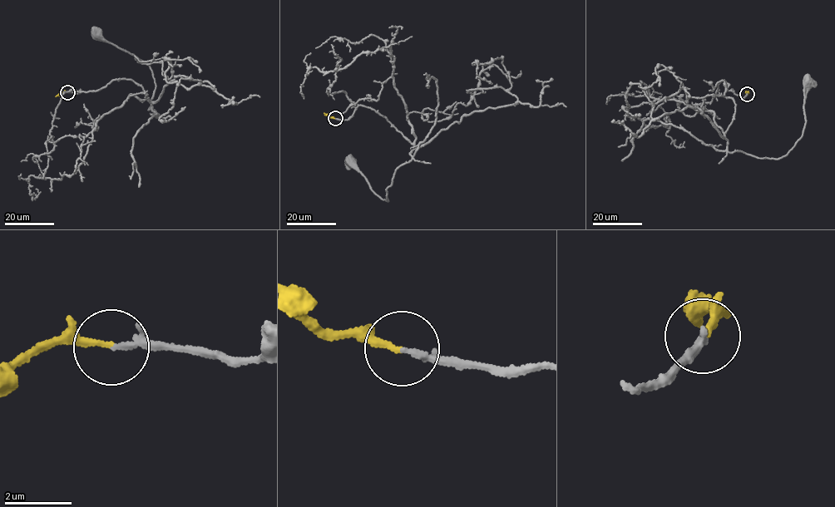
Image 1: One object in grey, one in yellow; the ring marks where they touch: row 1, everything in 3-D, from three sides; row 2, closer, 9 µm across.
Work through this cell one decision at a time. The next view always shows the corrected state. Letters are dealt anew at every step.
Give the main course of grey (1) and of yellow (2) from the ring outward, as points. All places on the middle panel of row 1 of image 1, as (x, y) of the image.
1: (335, 119), (365, 105), (414, 148), (397, 169), (388, 200), (372, 191), (351, 160)
2: (335, 119), (323, 113)

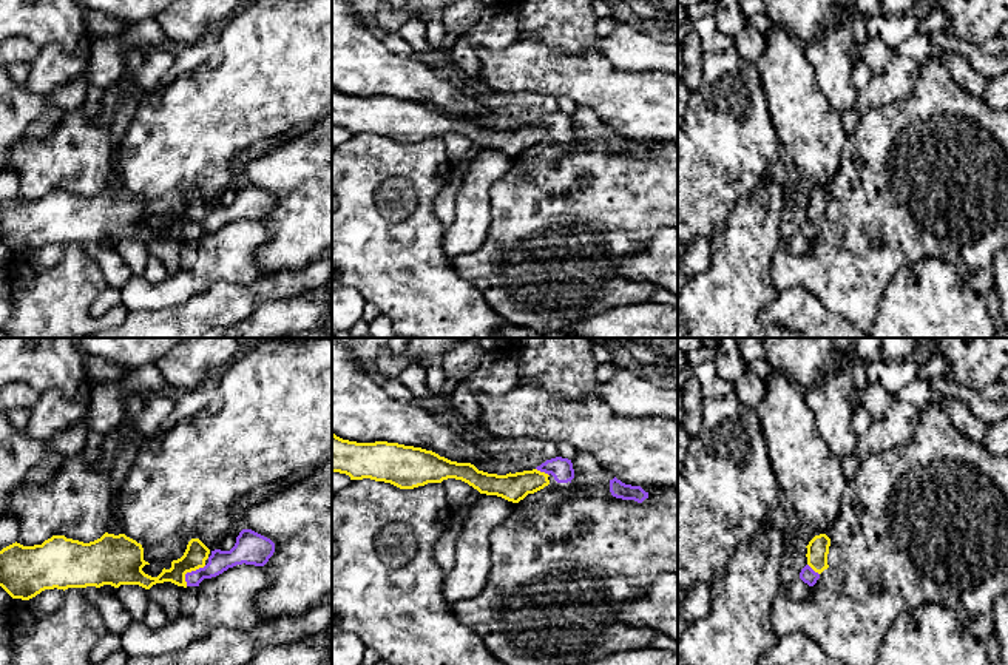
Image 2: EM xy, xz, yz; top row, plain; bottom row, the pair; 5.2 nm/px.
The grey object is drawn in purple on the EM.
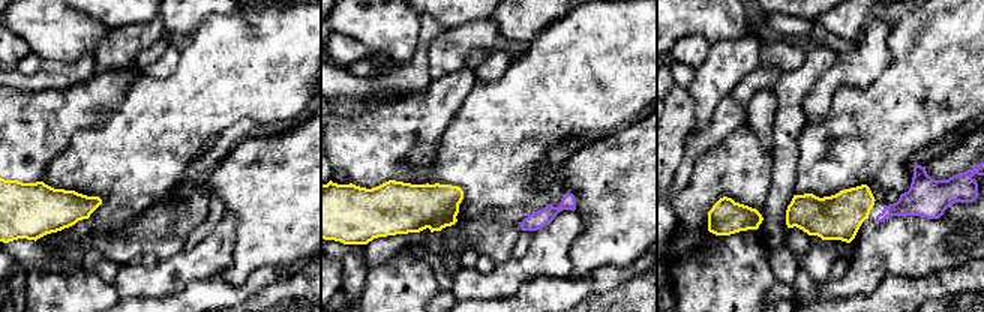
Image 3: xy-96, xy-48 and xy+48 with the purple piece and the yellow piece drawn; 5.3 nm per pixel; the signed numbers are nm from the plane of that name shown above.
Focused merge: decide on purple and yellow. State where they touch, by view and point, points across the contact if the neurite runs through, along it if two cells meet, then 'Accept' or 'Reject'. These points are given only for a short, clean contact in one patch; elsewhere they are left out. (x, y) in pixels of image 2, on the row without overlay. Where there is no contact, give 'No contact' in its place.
Touches purple at xy (192, 226). Path across: xy (219, 215), (207, 226), (192, 226), (196, 207). Accept

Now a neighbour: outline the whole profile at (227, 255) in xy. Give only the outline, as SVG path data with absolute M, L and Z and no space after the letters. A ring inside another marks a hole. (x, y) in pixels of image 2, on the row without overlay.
M245 218L204 233L190 268L159 284L150 284L144 275L131 275L120 289L122 305L128 312L159 310L181 305L218 282L250 285L266 275L255 264L255 253L269 239L270 230L262 221Z

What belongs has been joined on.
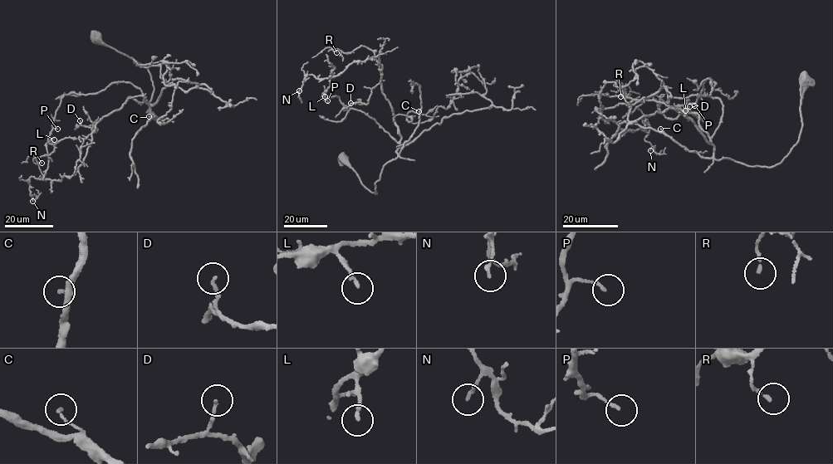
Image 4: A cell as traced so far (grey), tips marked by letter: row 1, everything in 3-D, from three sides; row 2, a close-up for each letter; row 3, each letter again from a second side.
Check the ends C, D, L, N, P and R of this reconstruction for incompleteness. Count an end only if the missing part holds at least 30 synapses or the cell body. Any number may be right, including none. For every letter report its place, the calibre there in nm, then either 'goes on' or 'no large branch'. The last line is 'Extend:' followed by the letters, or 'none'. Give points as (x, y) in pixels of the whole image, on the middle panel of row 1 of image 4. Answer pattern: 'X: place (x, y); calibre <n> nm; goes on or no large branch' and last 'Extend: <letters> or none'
C: place (418, 111); calibre 120 nm; no large branch
D: place (350, 103); calibre 140 nm; no large branch
L: place (325, 96); calibre 160 nm; goes on
N: place (299, 90); calibre 130 nm; no large branch
P: place (327, 100); calibre 130 nm; no large branch
R: place (336, 52); calibre 130 nm; no large branch
Extend: L

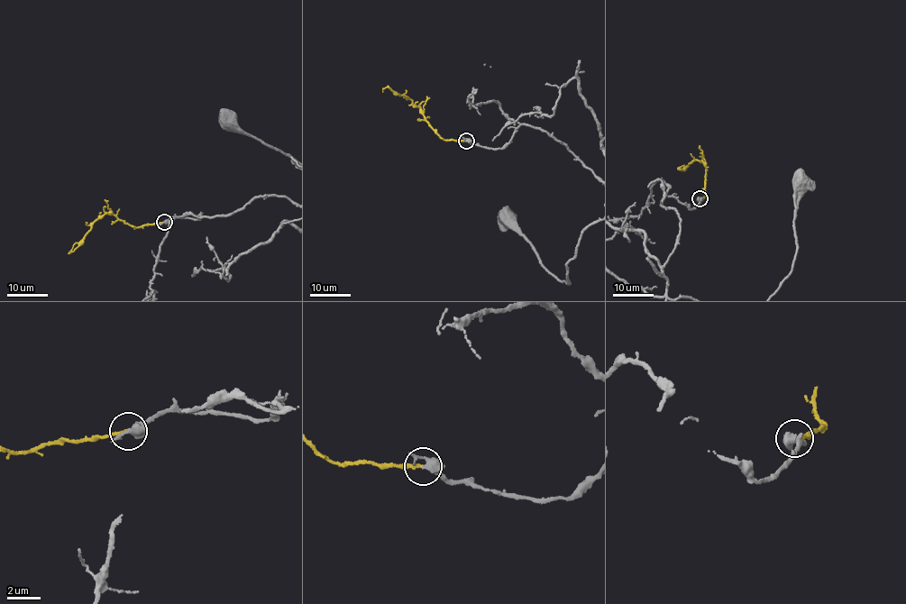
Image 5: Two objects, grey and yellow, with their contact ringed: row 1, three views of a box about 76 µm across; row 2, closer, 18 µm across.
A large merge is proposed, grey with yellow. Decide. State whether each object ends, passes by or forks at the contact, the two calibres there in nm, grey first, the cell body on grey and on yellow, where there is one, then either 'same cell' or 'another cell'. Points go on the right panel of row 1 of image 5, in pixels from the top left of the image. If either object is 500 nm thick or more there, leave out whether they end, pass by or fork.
grey forks | yellow ends | 340/190 nm | grey (800, 182) | yellow none | same cell

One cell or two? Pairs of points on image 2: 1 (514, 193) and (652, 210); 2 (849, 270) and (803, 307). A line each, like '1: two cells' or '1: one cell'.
1: one cell
2: two cells

